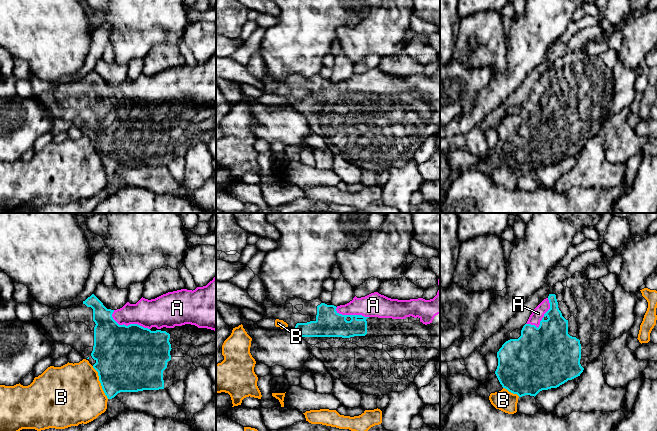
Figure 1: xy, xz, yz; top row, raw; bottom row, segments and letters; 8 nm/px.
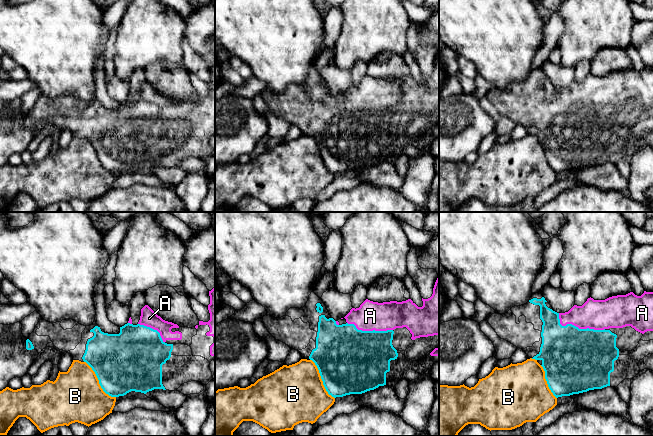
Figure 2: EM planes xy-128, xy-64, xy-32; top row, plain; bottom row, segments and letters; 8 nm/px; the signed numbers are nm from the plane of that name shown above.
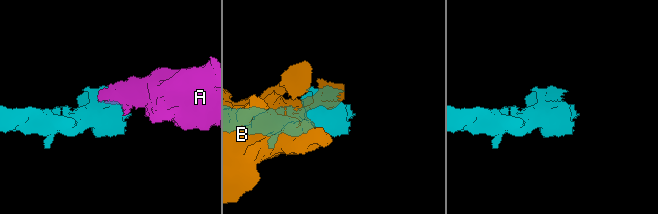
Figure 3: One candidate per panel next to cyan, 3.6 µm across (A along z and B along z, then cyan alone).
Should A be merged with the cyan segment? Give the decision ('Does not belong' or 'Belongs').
Belongs

